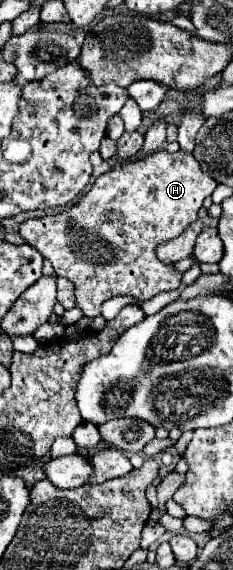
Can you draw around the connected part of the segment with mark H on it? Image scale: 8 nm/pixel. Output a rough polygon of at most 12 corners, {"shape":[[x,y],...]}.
{"shape":[[160,149],[20,235],[76,307],[148,301],[182,275],[156,245],[216,181]]}

